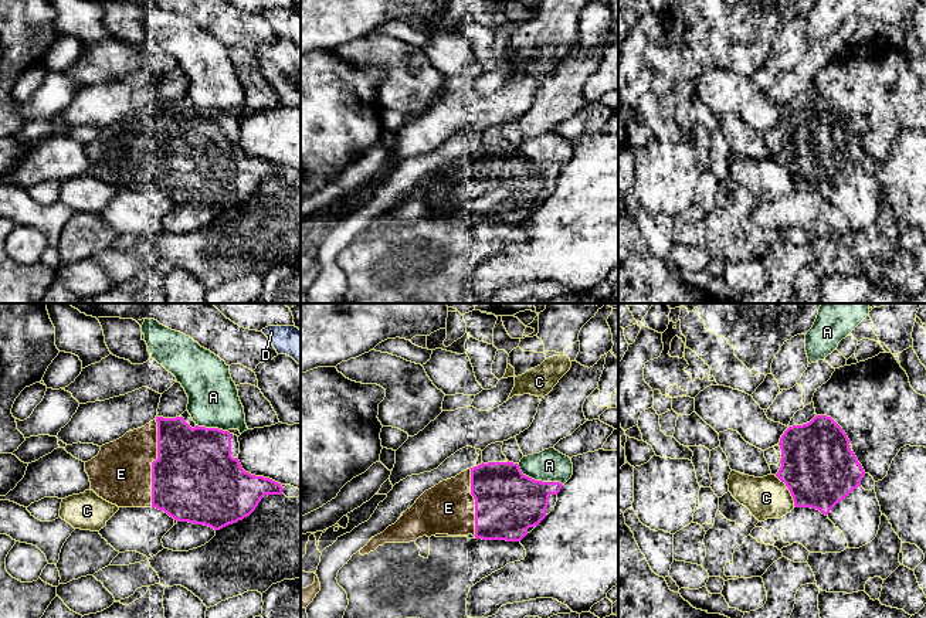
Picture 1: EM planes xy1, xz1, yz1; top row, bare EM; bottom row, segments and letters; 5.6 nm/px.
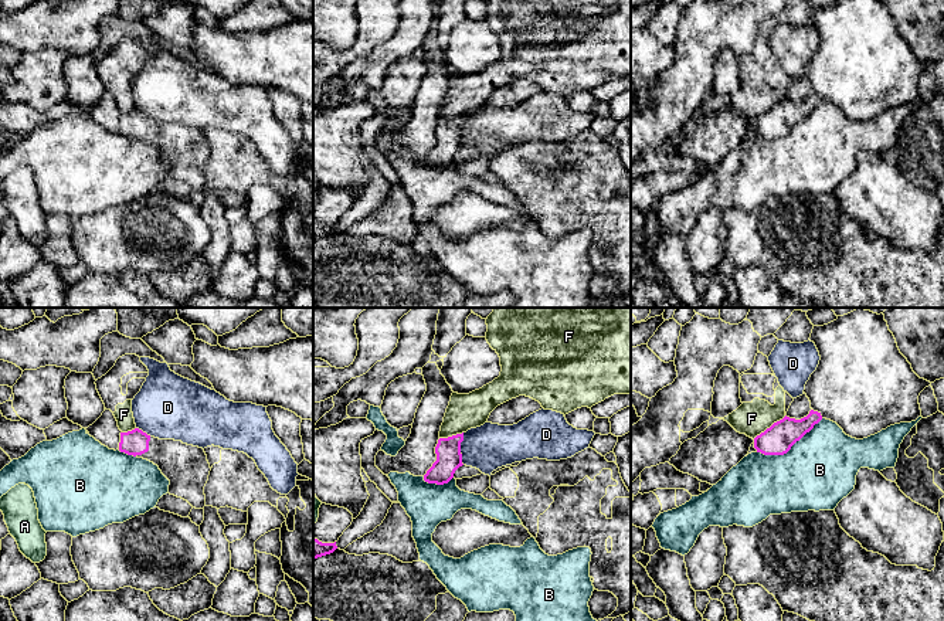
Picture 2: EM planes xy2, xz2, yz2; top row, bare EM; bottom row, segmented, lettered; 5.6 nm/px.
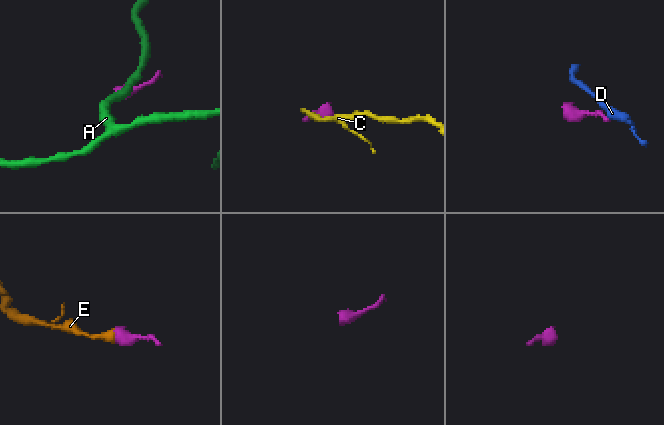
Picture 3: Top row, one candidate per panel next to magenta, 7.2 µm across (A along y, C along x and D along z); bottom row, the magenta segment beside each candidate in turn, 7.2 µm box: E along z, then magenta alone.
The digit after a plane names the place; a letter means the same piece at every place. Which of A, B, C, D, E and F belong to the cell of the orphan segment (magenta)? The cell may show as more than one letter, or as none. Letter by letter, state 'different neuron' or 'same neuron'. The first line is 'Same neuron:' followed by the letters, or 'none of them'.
Same neuron: E
A: different neuron
B: different neuron
C: different neuron
D: different neuron
E: same neuron
F: different neuron

